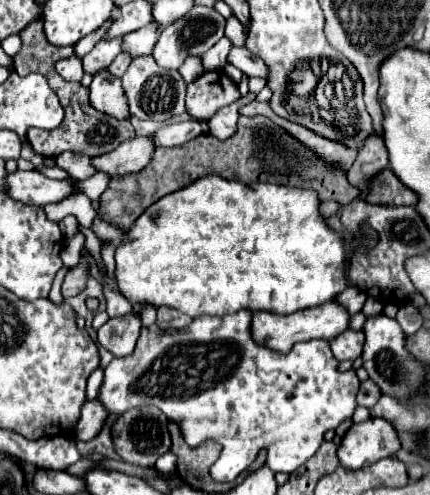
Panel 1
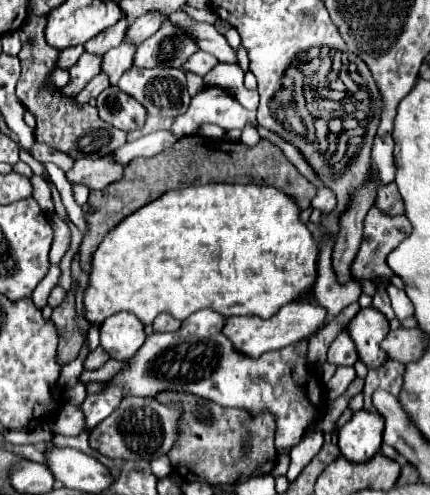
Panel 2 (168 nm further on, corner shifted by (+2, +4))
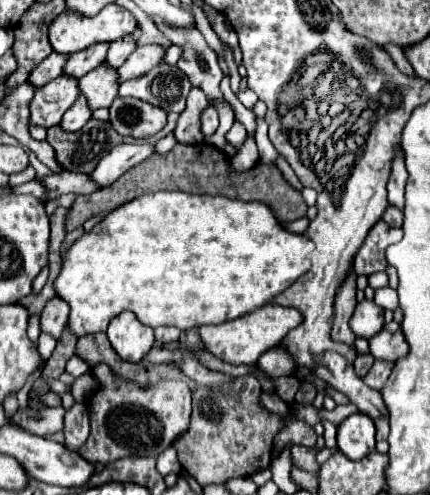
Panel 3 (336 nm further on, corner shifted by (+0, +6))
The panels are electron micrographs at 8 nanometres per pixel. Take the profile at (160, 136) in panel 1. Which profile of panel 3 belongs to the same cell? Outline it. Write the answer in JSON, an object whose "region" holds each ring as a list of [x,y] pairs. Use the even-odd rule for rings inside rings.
{"region":[[[120,144],[110,150],[96,170],[90,174],[100,186],[112,184],[116,178],[120,178],[124,172],[128,172],[132,166],[140,164],[148,156],[154,154],[154,144]]]}

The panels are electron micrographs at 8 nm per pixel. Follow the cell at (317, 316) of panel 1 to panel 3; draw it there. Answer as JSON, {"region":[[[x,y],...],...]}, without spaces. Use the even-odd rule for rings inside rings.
{"region":[[[266,304],[242,318],[222,322],[218,326],[202,326],[200,336],[210,354],[230,364],[256,364],[258,358],[270,348],[278,346],[286,334],[302,324],[302,314],[294,308],[284,308],[278,304]]]}

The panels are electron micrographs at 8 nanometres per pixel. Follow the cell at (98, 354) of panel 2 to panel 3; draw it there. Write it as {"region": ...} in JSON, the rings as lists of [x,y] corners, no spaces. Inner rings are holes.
{"region":[[[96,364],[92,368],[92,374],[100,380],[102,390],[96,392],[94,396],[90,396],[90,400],[88,400],[92,428],[90,428],[90,436],[88,436],[86,444],[78,450],[88,462],[108,464],[108,462],[114,462],[114,460],[126,458],[126,456],[158,456],[168,446],[172,446],[180,434],[184,434],[188,430],[192,406],[190,406],[190,386],[186,382],[162,380],[150,388],[142,388],[136,382],[118,380],[106,364]]]}

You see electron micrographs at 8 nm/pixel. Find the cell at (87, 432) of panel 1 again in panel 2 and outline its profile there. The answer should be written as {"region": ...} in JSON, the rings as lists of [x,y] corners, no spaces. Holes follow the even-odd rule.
{"region":[[[72,404],[60,406],[60,412],[52,422],[52,432],[64,436],[78,436],[80,432],[84,432],[84,418],[80,416],[80,408]]]}

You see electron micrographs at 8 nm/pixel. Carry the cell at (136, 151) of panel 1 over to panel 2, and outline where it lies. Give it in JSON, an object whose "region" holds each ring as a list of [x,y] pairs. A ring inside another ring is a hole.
{"region":[[[110,156],[92,160],[92,158],[80,158],[74,162],[74,166],[66,172],[66,178],[70,184],[84,184],[90,190],[104,190],[108,184],[120,178],[124,168],[118,164],[112,164]]]}

